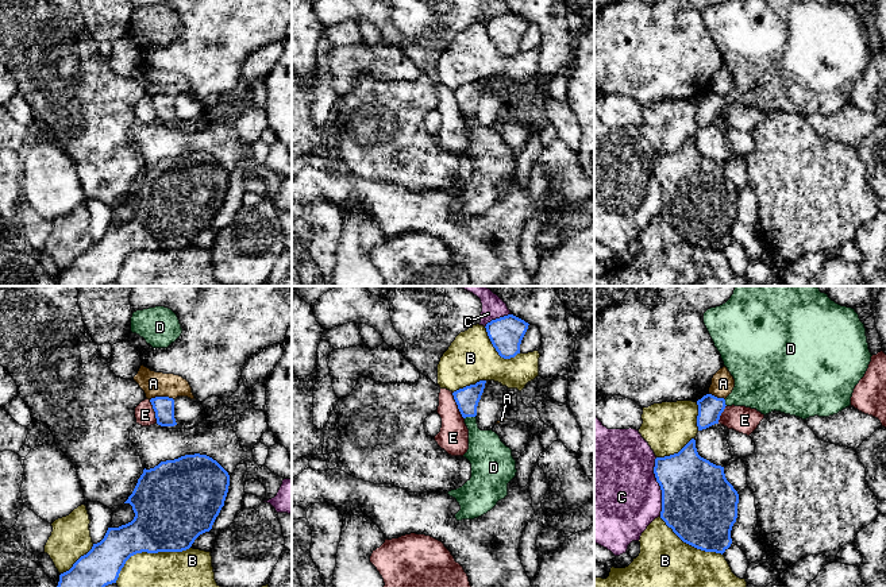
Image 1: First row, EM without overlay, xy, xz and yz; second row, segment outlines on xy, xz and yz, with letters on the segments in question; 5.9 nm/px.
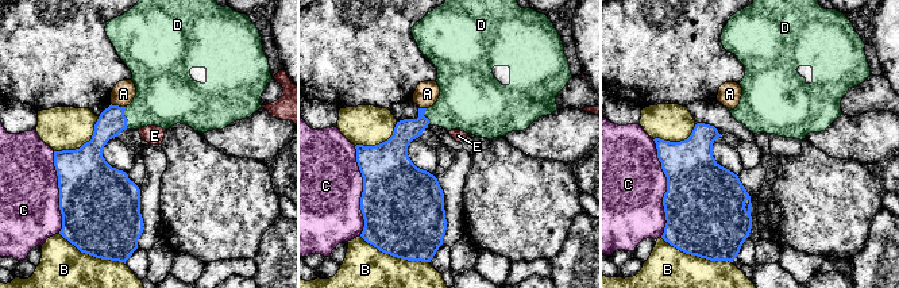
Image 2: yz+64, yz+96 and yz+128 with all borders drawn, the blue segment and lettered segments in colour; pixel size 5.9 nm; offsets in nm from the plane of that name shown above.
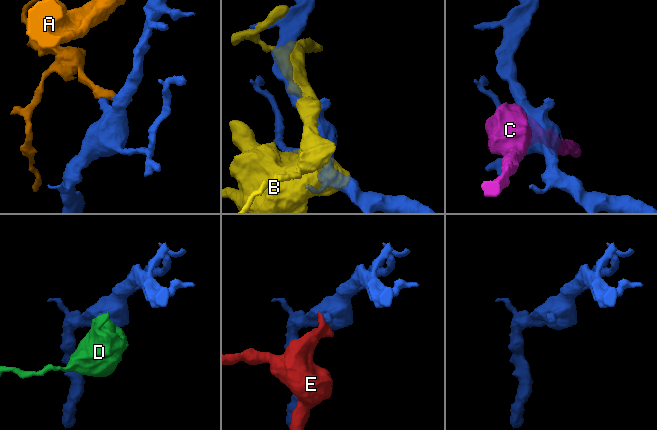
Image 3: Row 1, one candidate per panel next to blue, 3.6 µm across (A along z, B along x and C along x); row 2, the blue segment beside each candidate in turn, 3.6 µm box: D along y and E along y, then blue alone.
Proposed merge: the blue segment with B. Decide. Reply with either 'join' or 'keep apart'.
keep apart

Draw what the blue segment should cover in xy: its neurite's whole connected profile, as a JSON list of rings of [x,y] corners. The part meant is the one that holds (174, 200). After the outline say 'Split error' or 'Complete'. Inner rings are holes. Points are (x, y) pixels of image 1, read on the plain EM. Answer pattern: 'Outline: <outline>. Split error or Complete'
Outline: [[[185,152],[161,159],[154,166],[145,166],[132,192],[124,200],[132,204],[134,217],[119,225],[108,225],[100,240],[93,242],[69,269],[59,273],[57,286],[104,286],[116,281],[126,259],[136,251],[189,247],[200,232],[212,227],[224,204],[228,184],[228,170],[207,152]]]. Complete

